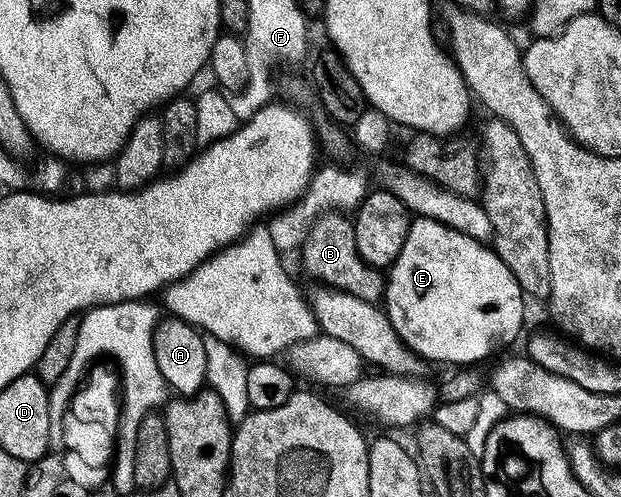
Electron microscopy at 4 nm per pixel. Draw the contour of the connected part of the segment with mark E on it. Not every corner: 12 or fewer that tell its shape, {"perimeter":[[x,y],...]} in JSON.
{"perimeter":[[415,218],[385,280],[424,361],[471,366],[523,328],[494,247]]}

